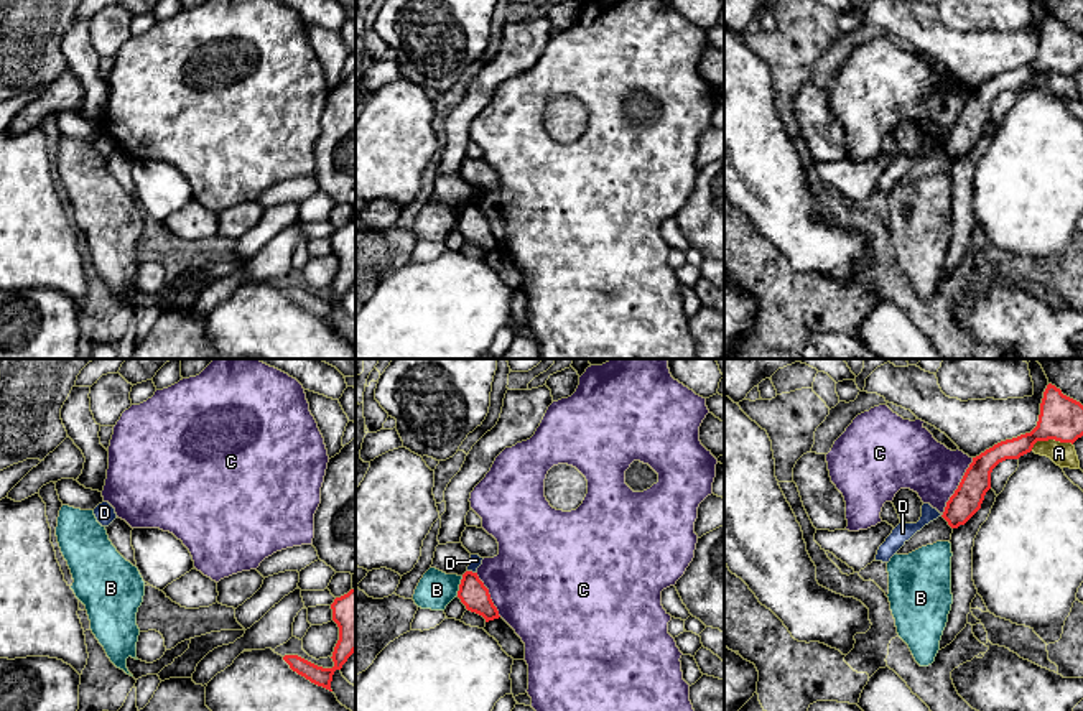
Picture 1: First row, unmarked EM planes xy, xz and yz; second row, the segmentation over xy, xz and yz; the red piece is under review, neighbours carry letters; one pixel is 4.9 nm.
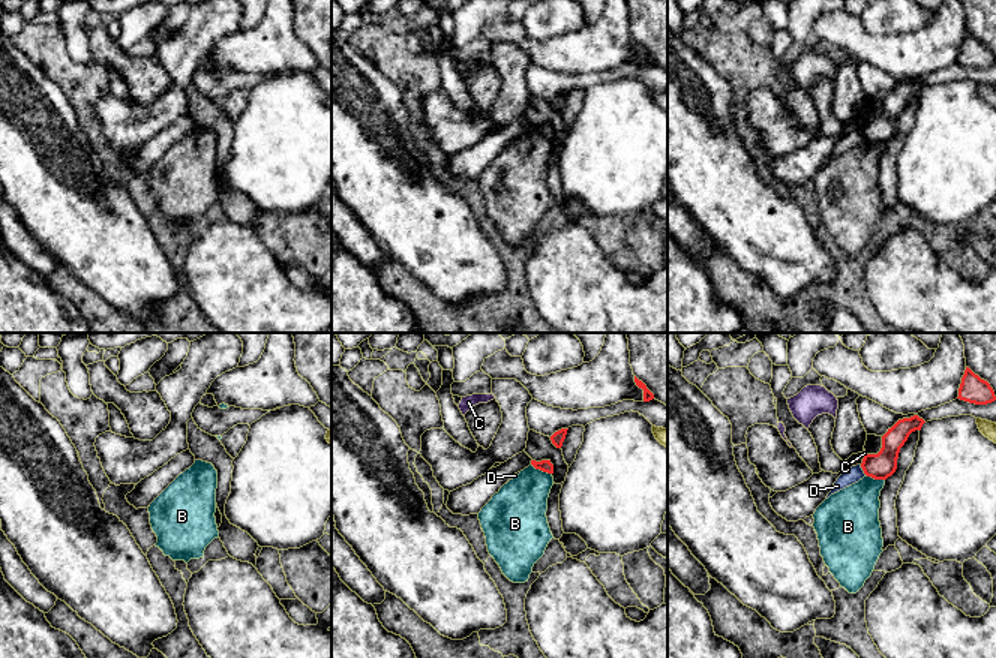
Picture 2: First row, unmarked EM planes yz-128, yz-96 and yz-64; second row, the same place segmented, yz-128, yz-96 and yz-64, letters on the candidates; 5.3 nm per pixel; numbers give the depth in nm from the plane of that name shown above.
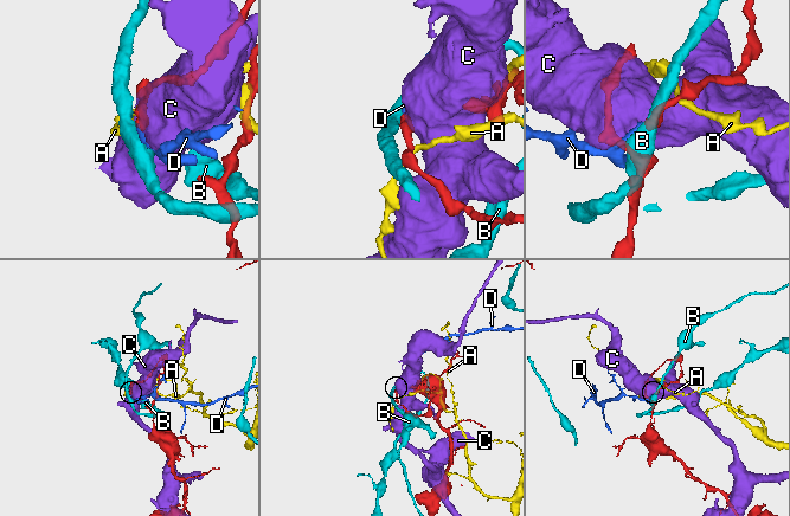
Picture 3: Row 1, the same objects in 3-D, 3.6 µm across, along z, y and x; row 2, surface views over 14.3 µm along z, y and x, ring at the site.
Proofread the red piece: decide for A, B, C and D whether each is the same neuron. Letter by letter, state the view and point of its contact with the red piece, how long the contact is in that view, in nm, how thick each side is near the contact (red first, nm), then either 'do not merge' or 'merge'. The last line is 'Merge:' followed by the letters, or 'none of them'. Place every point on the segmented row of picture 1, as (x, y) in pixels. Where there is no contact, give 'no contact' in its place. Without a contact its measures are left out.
A: yz (1050, 438) | 220 nm | 220/120 nm | do not merge
B: xz (460, 586) | 100 nm | 140/180 nm | do not merge
C: yz (958, 487) | 320 nm | 150/280 nm | do not merge
D: xz (471, 571) | 50 nm | 140/60 nm | do not merge
Merge: none of them

